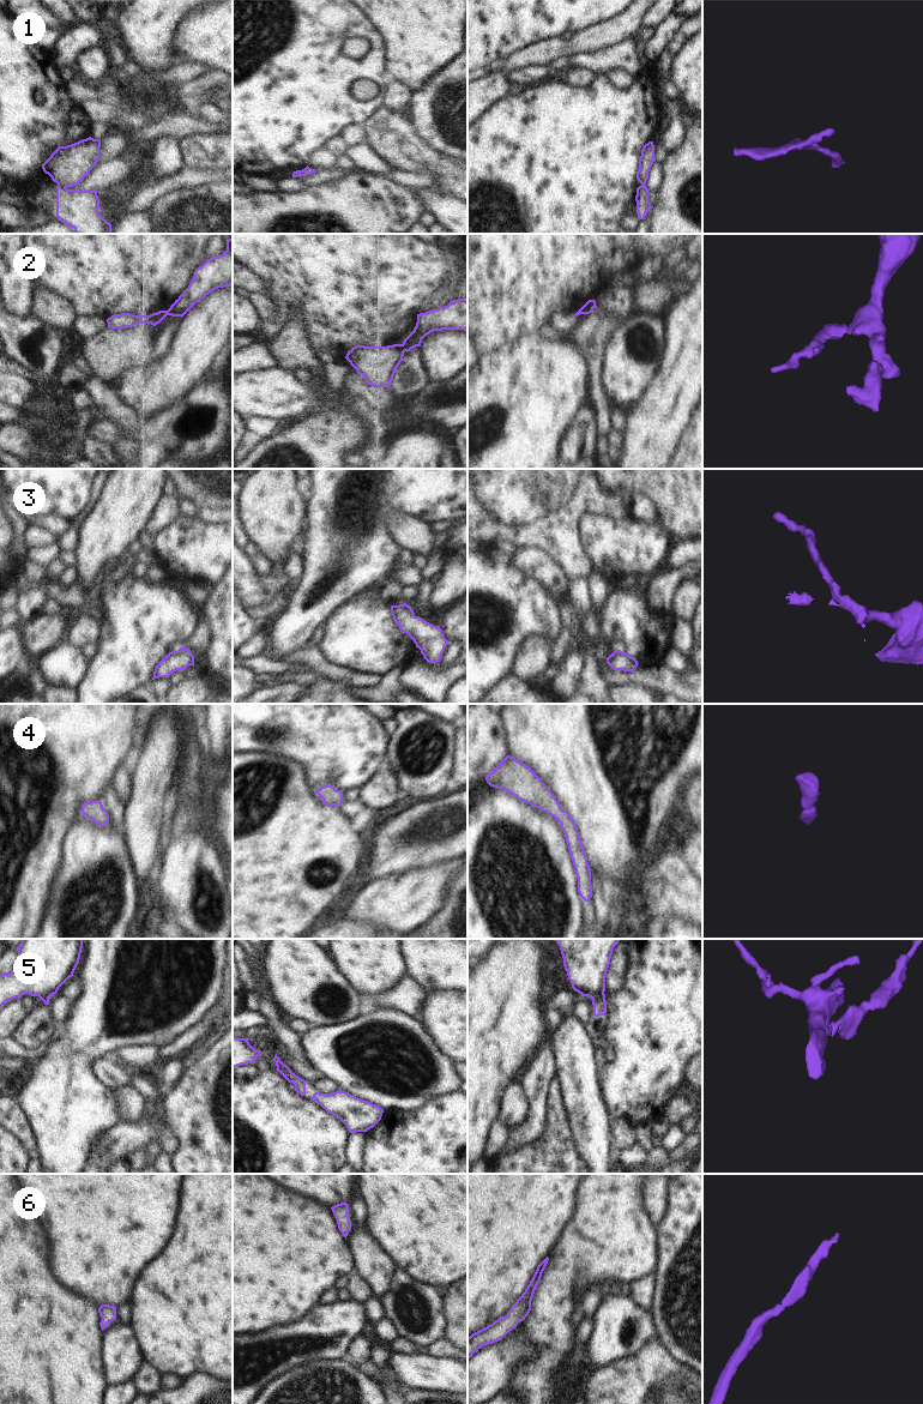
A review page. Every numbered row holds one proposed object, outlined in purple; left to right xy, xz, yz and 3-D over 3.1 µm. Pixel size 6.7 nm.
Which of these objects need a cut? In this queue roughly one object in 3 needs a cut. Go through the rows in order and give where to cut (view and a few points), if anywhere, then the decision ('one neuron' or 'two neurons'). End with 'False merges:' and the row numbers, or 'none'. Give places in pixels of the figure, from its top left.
1: cut xy (58, 184), (65, 187); two neurons
2: cut xz (402, 344), (404, 351); two neurons
3: cut none; one neuron
4: cut none; one neuron
5: cut yz (603, 992), (591, 998); two neurons
6: cut none; one neuron
False merges: 1, 2, 5

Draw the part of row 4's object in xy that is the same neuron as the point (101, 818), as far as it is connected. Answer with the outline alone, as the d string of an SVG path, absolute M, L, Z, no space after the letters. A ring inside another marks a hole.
M101 801L84 802L82 813L98 825L105 825L109 821L108 812L103 808Z

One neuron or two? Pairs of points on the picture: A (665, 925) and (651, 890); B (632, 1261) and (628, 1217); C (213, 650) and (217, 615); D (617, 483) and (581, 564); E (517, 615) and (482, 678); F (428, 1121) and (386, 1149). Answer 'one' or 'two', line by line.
A: two
B: one
C: one
D: two
E: one
F: one

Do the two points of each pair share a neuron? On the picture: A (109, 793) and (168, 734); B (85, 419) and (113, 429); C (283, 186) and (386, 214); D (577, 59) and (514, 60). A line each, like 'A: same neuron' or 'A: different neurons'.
A: different neurons
B: different neurons
C: different neurons
D: different neurons

